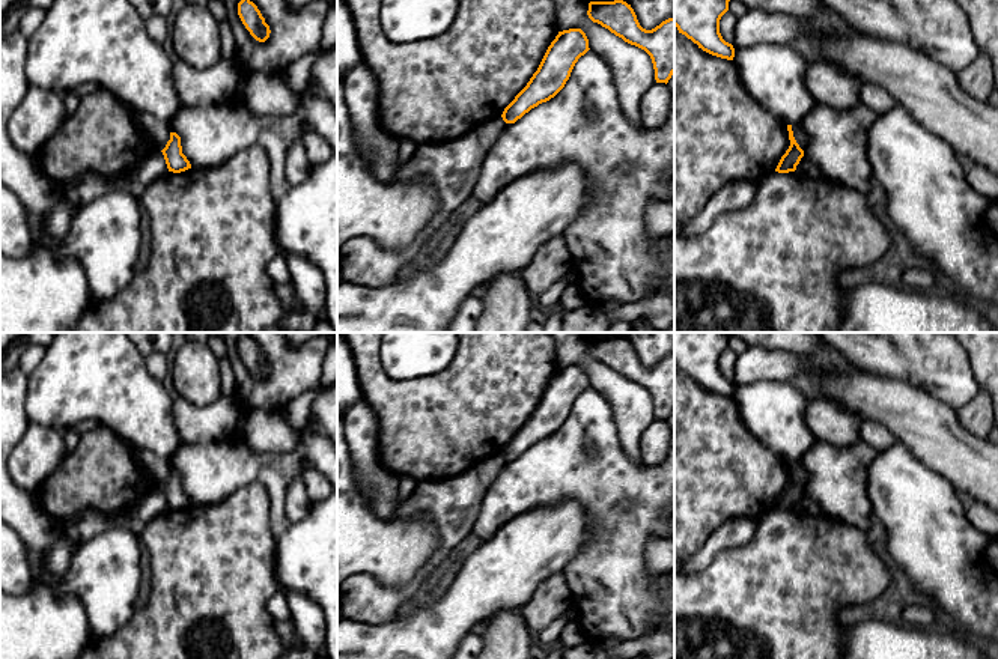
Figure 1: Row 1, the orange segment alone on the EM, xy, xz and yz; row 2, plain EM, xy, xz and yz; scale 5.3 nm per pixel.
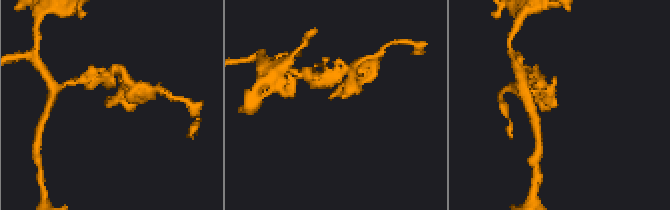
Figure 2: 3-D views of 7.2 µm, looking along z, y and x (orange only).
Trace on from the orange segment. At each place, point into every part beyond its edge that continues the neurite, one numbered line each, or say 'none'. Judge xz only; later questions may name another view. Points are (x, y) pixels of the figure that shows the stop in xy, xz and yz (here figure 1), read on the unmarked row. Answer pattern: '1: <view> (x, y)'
none

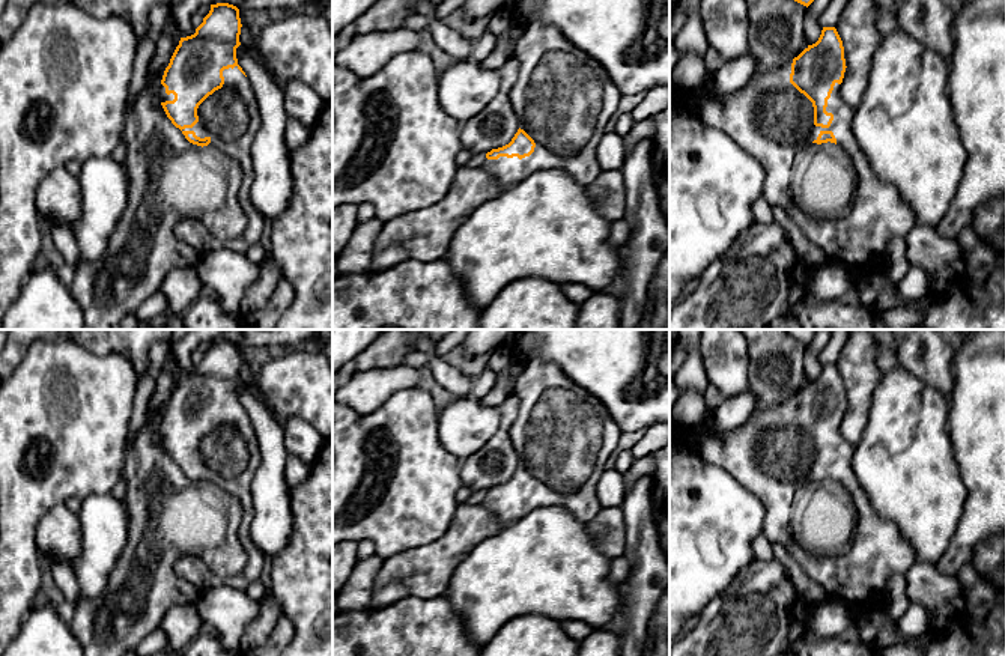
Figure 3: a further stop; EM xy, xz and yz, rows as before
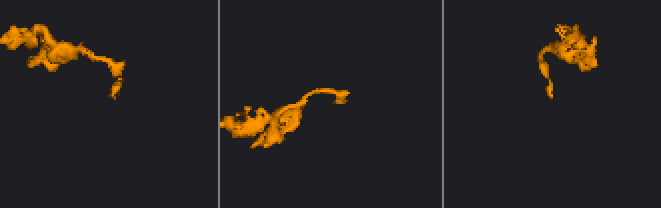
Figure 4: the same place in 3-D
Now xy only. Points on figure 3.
1: xy (230, 453)

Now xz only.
1: xz (563, 437)

